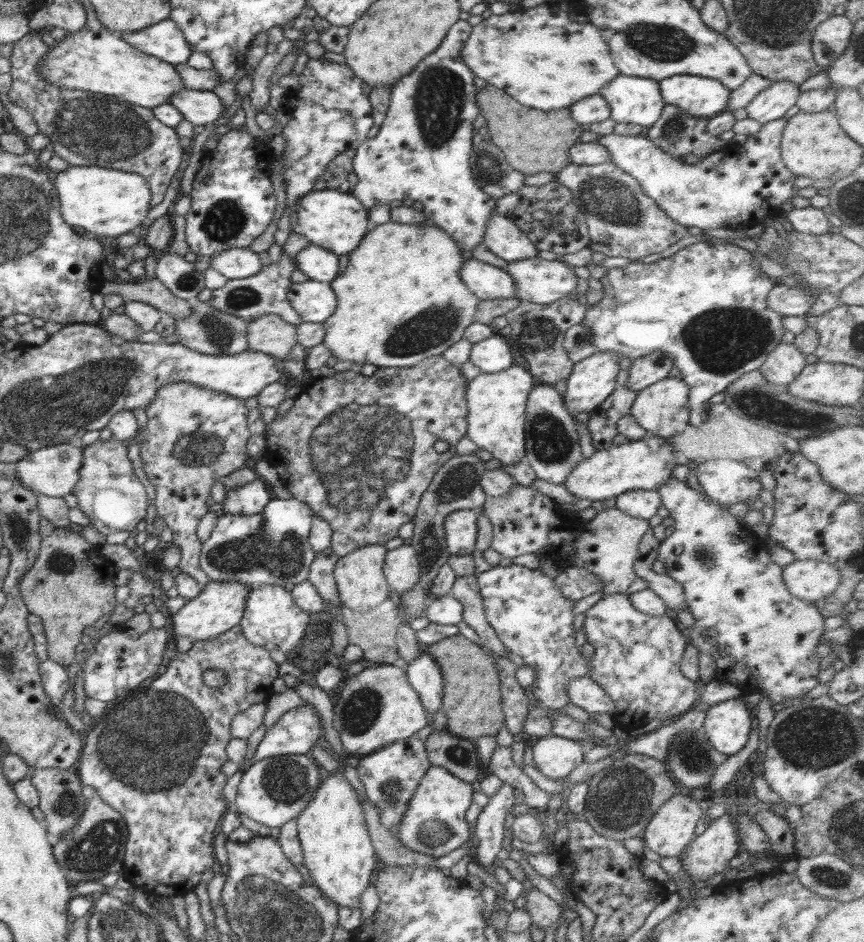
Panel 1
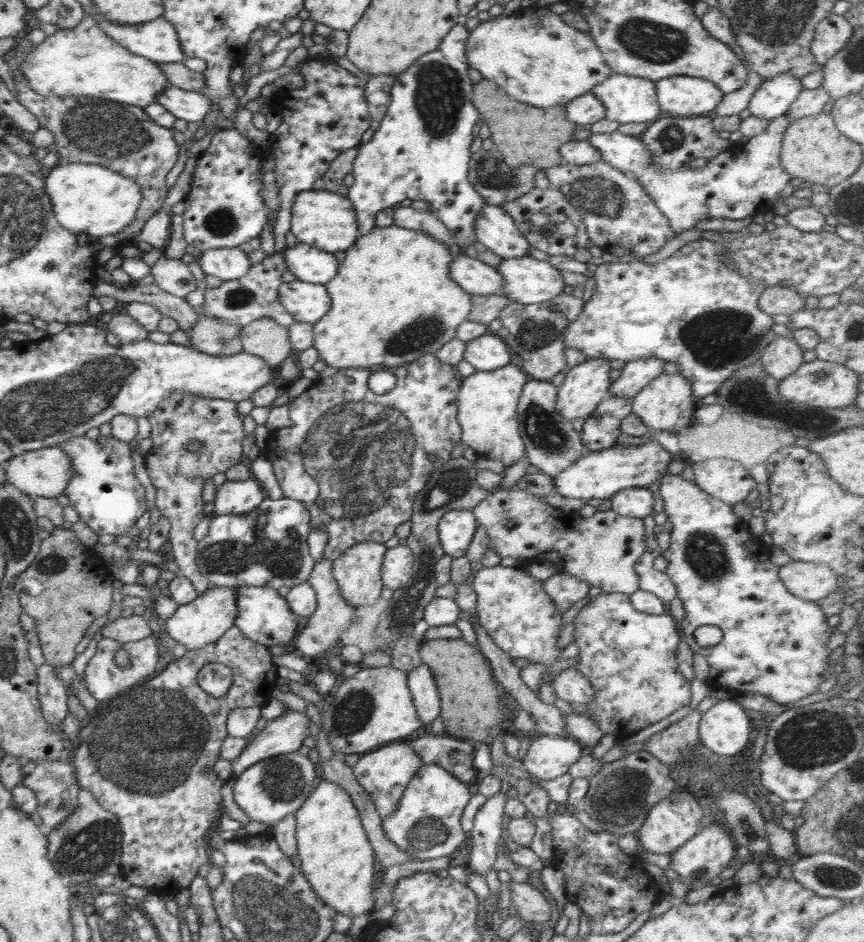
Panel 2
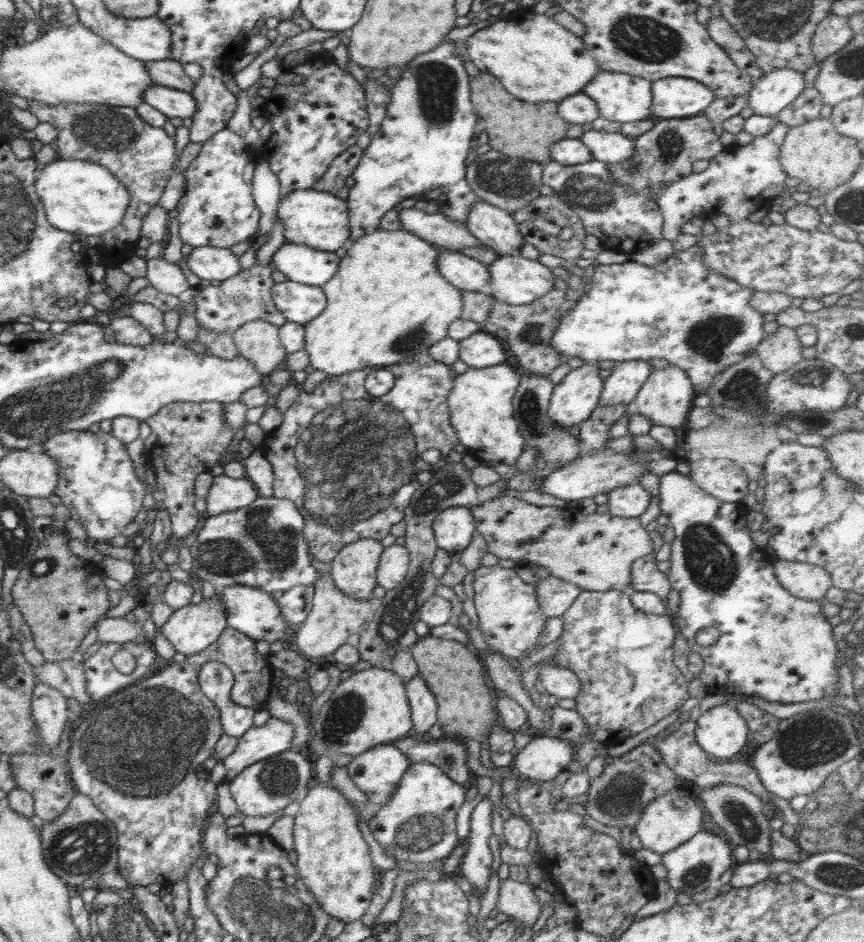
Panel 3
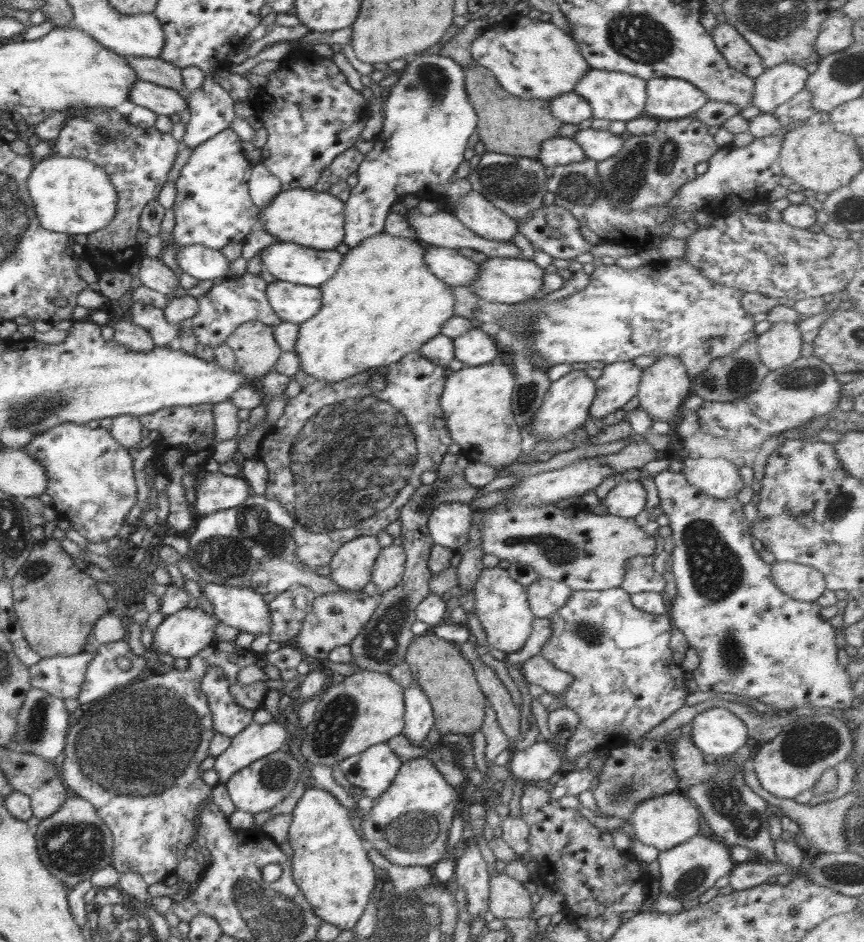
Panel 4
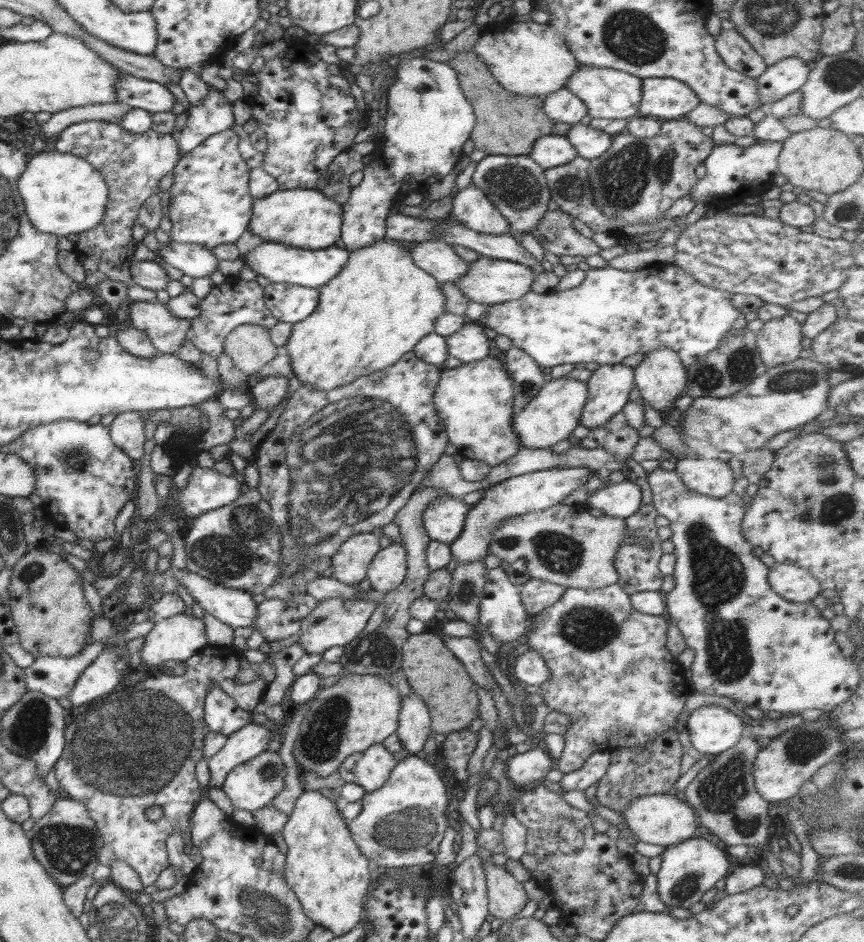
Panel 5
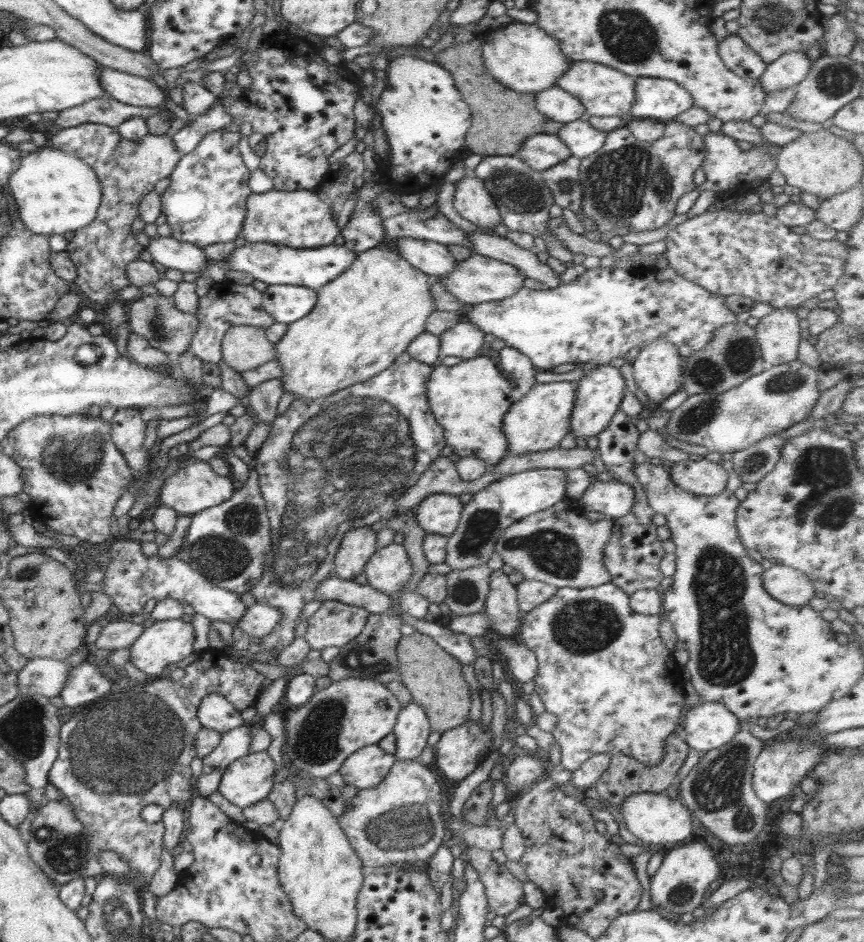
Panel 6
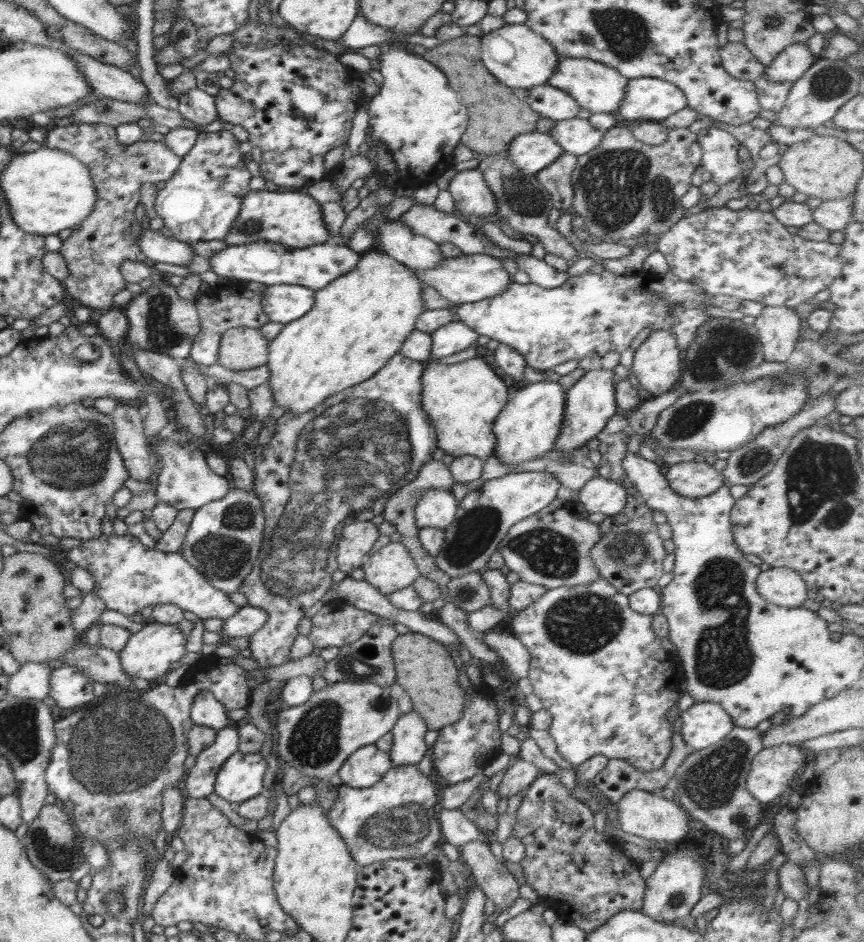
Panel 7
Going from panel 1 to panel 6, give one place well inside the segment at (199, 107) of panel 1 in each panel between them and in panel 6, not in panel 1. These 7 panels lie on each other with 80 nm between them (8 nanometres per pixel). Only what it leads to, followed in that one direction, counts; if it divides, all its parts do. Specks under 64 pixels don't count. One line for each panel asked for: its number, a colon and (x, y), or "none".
2: (192, 106)
3: (173, 103)
4: (163, 101)
5: (153, 97)
6: (132, 90)

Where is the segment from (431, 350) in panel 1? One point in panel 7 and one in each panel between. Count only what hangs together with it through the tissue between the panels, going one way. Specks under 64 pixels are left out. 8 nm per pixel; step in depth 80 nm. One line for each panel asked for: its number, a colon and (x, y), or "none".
2: (392, 299)
3: (387, 302)
4: (382, 304)
5: (380, 305)
6: (366, 317)
7: (359, 321)

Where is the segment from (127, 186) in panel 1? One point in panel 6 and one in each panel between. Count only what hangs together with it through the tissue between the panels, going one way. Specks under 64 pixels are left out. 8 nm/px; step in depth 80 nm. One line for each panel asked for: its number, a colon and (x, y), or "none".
2: (88, 198)
3: (81, 197)
4: (71, 195)
5: (63, 194)
6: (56, 192)

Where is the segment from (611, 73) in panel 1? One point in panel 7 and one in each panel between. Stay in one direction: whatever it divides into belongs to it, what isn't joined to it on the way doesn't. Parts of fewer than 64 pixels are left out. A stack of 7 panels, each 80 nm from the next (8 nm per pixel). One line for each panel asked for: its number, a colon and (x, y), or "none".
2: (534, 55)
3: (536, 59)
4: (533, 59)
5: (530, 59)
6: (521, 56)
7: (519, 58)

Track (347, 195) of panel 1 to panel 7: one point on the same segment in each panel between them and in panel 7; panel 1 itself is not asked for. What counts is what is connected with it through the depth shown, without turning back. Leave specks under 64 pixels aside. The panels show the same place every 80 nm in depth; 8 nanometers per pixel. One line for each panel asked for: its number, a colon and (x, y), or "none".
2: (326, 220)
3: (319, 220)
4: (310, 218)
5: (305, 218)
6: (302, 219)
7: (294, 219)

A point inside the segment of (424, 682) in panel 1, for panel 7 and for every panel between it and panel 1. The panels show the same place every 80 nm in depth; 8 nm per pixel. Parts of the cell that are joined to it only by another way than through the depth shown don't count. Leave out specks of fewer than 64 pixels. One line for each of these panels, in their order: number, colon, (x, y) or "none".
2: (420, 680)
3: (423, 707)
4: (418, 718)
5: (414, 721)
6: (412, 728)
7: (409, 747)

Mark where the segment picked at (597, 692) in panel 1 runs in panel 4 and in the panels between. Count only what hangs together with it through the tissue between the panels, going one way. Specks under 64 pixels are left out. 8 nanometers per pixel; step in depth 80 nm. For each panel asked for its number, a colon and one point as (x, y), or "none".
2: (570, 685)
3: (561, 682)
4: (537, 670)

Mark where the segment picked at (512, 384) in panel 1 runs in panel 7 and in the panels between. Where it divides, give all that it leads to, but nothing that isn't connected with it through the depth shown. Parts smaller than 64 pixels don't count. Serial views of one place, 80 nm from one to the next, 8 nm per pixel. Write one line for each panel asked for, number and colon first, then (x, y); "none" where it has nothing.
2: (487, 402)
3: (481, 411)
4: (476, 402)
5: (475, 401)
6: (469, 400)
7: (462, 400)

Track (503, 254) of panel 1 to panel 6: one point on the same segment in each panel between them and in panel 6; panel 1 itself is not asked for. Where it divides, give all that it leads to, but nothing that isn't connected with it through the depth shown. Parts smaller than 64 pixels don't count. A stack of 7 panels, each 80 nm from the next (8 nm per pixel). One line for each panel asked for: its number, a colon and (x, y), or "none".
2: (494, 228)
3: (496, 228)
4: (477, 213)
5: (471, 206)
6: (472, 201)

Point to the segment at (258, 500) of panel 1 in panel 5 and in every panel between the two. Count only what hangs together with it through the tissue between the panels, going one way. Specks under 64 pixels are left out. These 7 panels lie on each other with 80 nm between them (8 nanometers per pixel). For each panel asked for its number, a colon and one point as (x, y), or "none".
2: (233, 497)
3: (226, 494)
4: (215, 491)
5: (207, 489)

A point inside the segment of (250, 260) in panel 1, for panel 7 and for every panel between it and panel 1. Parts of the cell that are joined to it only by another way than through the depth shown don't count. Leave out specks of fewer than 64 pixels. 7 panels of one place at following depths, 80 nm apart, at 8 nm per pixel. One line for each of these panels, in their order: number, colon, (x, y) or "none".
2: (225, 263)
3: (209, 263)
4: (203, 263)
5: (193, 260)
6: (167, 252)
7: (158, 248)

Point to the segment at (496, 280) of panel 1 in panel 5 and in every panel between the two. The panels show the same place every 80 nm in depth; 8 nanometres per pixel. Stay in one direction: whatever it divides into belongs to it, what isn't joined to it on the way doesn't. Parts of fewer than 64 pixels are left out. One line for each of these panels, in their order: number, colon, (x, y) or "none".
2: (476, 277)
3: (465, 273)
4: (451, 266)
5: (436, 258)

